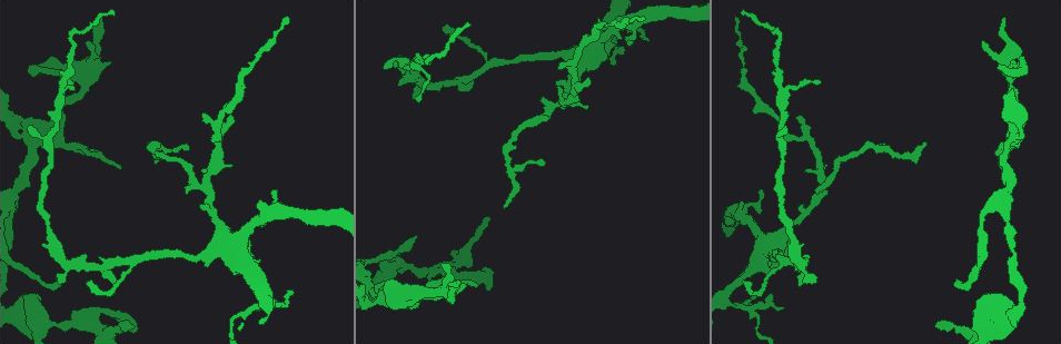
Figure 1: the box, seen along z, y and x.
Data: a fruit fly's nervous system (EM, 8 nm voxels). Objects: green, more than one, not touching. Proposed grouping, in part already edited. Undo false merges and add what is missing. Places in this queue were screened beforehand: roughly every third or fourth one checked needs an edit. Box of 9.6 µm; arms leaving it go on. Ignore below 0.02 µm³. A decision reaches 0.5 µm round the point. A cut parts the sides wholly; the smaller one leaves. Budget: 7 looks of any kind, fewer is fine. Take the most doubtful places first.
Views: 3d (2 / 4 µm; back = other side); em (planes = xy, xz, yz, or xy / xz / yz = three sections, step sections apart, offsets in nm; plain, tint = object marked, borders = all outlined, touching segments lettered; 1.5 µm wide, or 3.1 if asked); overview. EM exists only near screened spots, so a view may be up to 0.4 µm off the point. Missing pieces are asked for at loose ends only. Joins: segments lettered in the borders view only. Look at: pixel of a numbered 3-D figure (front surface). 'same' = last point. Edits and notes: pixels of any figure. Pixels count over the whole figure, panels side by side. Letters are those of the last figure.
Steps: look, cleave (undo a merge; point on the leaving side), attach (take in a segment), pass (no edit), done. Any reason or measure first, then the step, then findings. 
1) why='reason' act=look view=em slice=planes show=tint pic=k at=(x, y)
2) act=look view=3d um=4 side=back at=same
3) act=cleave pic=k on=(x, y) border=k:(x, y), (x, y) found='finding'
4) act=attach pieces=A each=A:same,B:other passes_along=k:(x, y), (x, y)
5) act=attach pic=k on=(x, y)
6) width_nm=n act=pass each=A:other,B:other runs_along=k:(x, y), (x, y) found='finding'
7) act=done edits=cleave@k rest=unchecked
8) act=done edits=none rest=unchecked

why='abrupt turn' act=look view=3d um=4 pic=1 at=(463, 78)

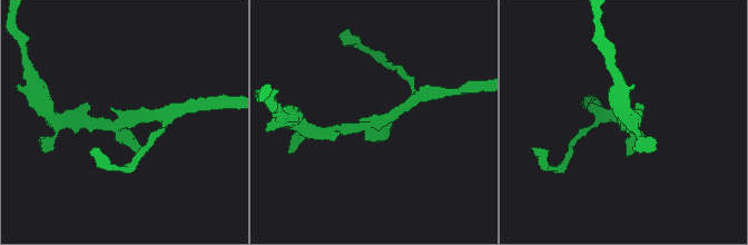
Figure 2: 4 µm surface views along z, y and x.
act=look view=em slice=planes show=tint pic=2 at=(125, 126)

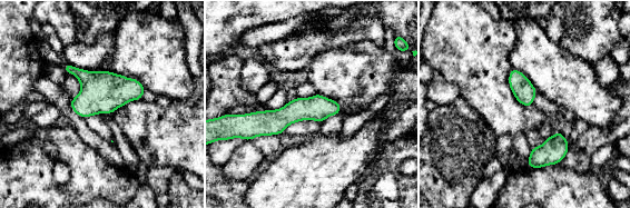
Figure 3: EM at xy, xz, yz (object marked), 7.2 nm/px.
why='what lies round it' act=look view=em slice=planes show=borders at=same

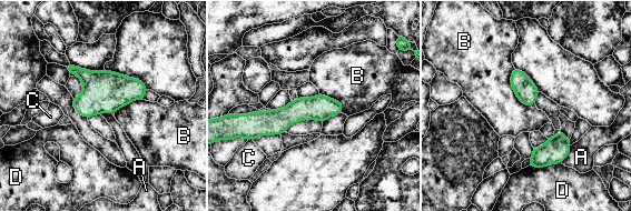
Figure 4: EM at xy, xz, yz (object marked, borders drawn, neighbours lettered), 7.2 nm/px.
width_nm=180 act=pass each=A:other,B:other,C:other,D:other runs_along=4:(339, 107), (249, 123) found='one cell here'

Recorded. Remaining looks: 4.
why='branch stops here' act=look view=3d um=2 pic=1 at=(457, 285)

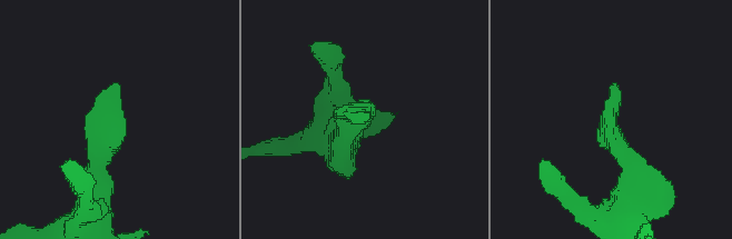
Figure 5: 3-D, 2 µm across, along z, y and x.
act=look view=em slice=xy step=8 show=tint pic=5 at=(113, 84)

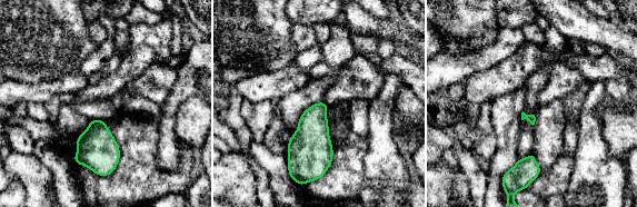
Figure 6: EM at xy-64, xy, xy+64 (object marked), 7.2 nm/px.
why='another direction' act=look view=em slice=planes show=borders at=same

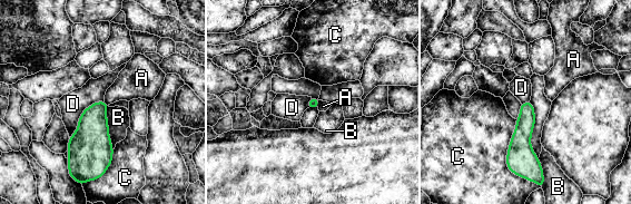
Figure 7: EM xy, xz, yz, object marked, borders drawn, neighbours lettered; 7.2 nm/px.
act=pass each=A:other,B:other,C:other,D:other border=7:(104, 99), (82, 112), (69, 137) found='no lettered segment goes on from it'

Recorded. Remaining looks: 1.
why='thin end' act=look view=em slice=planes show=borders pic=1 at=(471, 25)

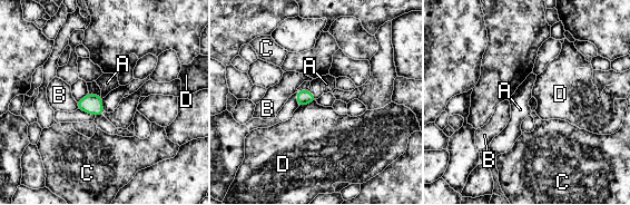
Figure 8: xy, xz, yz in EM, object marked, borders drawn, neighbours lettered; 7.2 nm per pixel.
width_nm=110 act=pass each=A:other,B:other,C:other,D:other found='no lettered segment goes on from it'

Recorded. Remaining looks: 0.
act=done edits=none rest=unchecked

